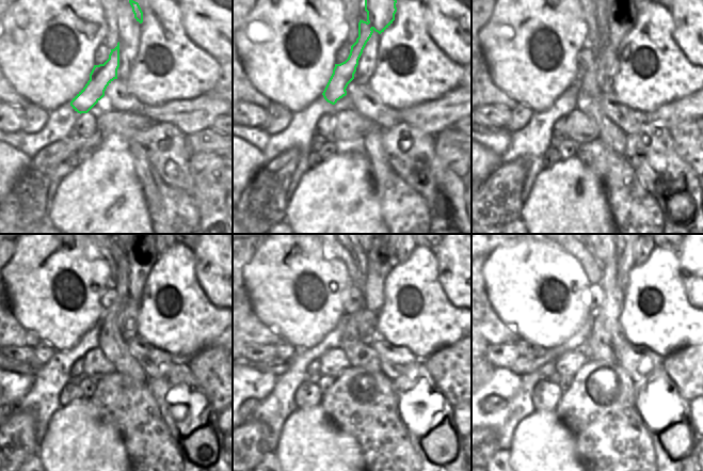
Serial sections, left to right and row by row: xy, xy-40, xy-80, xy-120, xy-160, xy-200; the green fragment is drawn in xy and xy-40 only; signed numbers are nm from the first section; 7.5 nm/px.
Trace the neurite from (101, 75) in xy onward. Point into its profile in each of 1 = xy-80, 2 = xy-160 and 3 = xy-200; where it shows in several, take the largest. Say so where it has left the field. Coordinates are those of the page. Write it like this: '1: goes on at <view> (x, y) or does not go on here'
1: goes on at xy-80 (621, 16)
2: goes on at xy-160 (381, 257)
3: goes on at xy-200 (612, 288)

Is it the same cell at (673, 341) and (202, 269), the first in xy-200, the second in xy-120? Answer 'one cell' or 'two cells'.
two cells

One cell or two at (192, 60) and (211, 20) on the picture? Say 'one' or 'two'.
two

